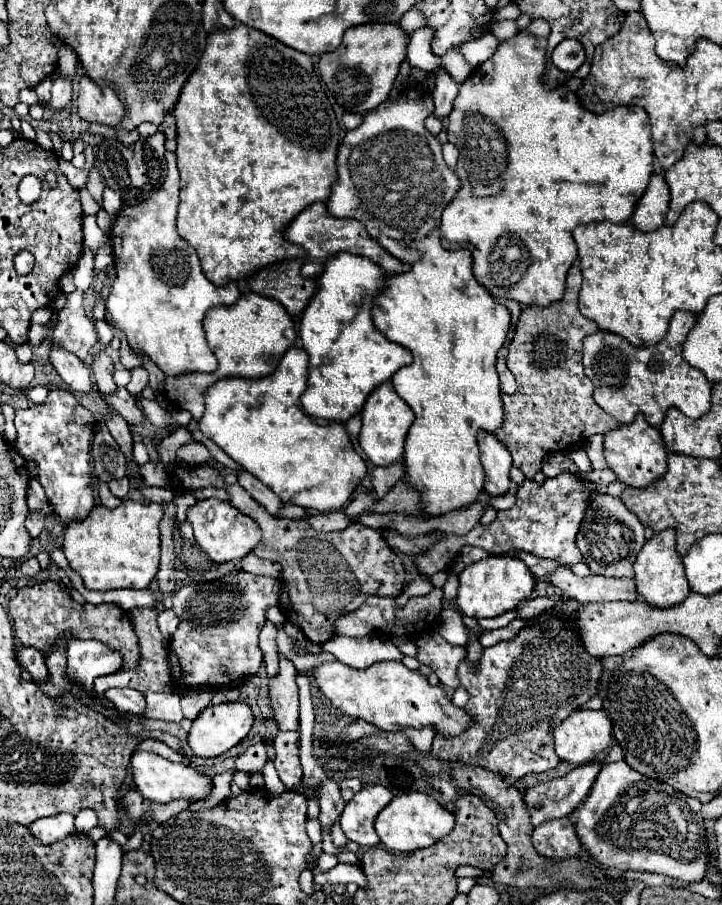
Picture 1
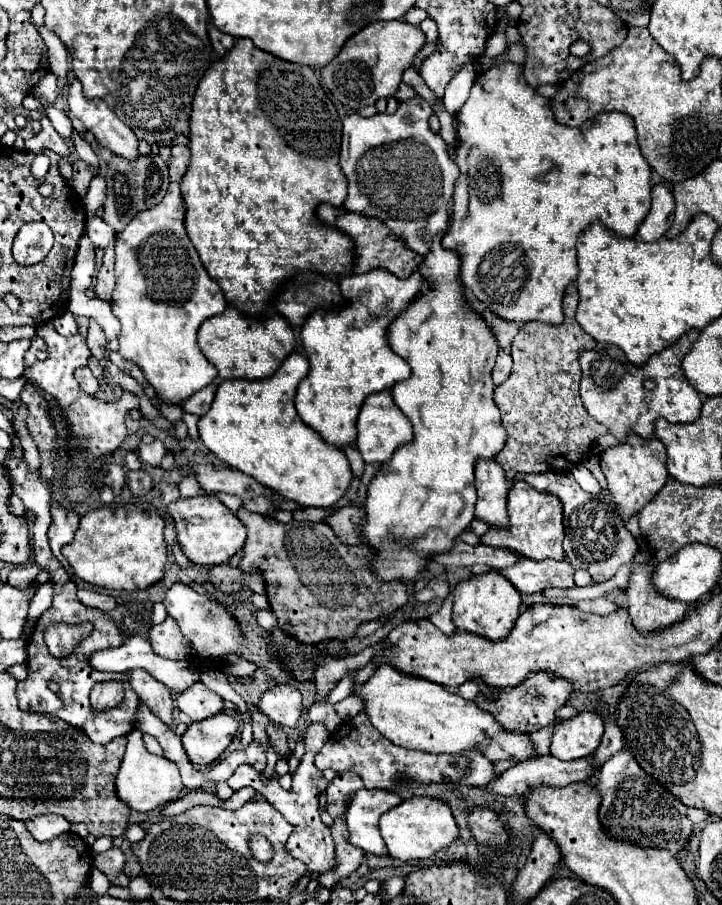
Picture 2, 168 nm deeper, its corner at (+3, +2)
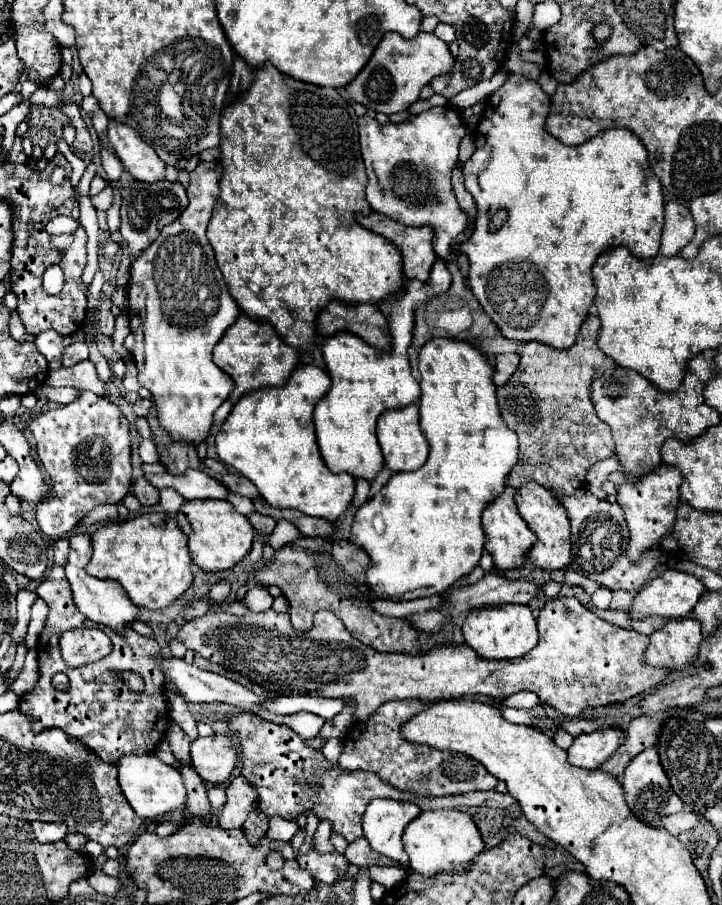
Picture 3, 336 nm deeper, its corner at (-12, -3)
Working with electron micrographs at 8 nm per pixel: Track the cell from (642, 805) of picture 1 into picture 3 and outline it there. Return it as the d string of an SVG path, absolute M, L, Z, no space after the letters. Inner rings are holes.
M649 748L641 754L637 754L625 774L623 774L623 788L625 788L625 800L627 800L627 806L633 810L633 814L637 818L641 818L643 822L647 824L657 824L661 826L661 816L667 816L667 814L675 814L675 812L681 812L683 810L683 802L681 798L677 798L677 794L671 790L669 786L669 778L659 762L659 754L655 748Z

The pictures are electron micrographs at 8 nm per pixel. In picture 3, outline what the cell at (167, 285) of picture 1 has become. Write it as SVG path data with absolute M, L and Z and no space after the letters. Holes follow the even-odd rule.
M201 162L191 172L187 210L177 218L177 222L165 226L159 238L133 262L127 292L129 322L131 332L135 336L131 356L139 372L137 380L143 388L153 394L161 428L175 442L185 442L191 446L197 446L207 440L215 410L229 398L233 390L231 378L223 370L219 370L211 360L215 344L239 316L239 308L227 290L223 274L215 262L213 248L205 236L213 206L219 198L219 178L221 174L215 162Z

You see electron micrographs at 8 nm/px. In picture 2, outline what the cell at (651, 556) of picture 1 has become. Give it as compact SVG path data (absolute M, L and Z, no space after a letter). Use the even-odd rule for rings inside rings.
M654 561L636 565L630 573L630 583L626 589L630 603L628 613L636 629L642 629L642 633L668 627L680 621L688 611L688 603L670 597L660 597L662 593L652 585L654 569Z

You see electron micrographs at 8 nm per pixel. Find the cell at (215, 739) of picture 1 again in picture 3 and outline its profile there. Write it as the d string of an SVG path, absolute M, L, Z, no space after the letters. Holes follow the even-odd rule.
M223 734L197 738L191 744L191 762L205 782L223 784L235 768L237 746L233 746L231 736Z

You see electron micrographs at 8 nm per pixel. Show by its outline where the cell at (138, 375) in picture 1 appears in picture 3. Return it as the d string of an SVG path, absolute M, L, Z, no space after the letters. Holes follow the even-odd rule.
M81 392L81 396L67 404L53 410L47 410L31 420L29 424L33 446L39 458L39 464L43 466L49 482L49 494L35 506L35 520L39 524L39 530L49 538L61 538L67 536L75 524L83 520L95 506L101 504L119 504L127 494L131 486L131 436L129 436L129 422L119 412L115 404L111 404L107 398L97 396L93 392Z

